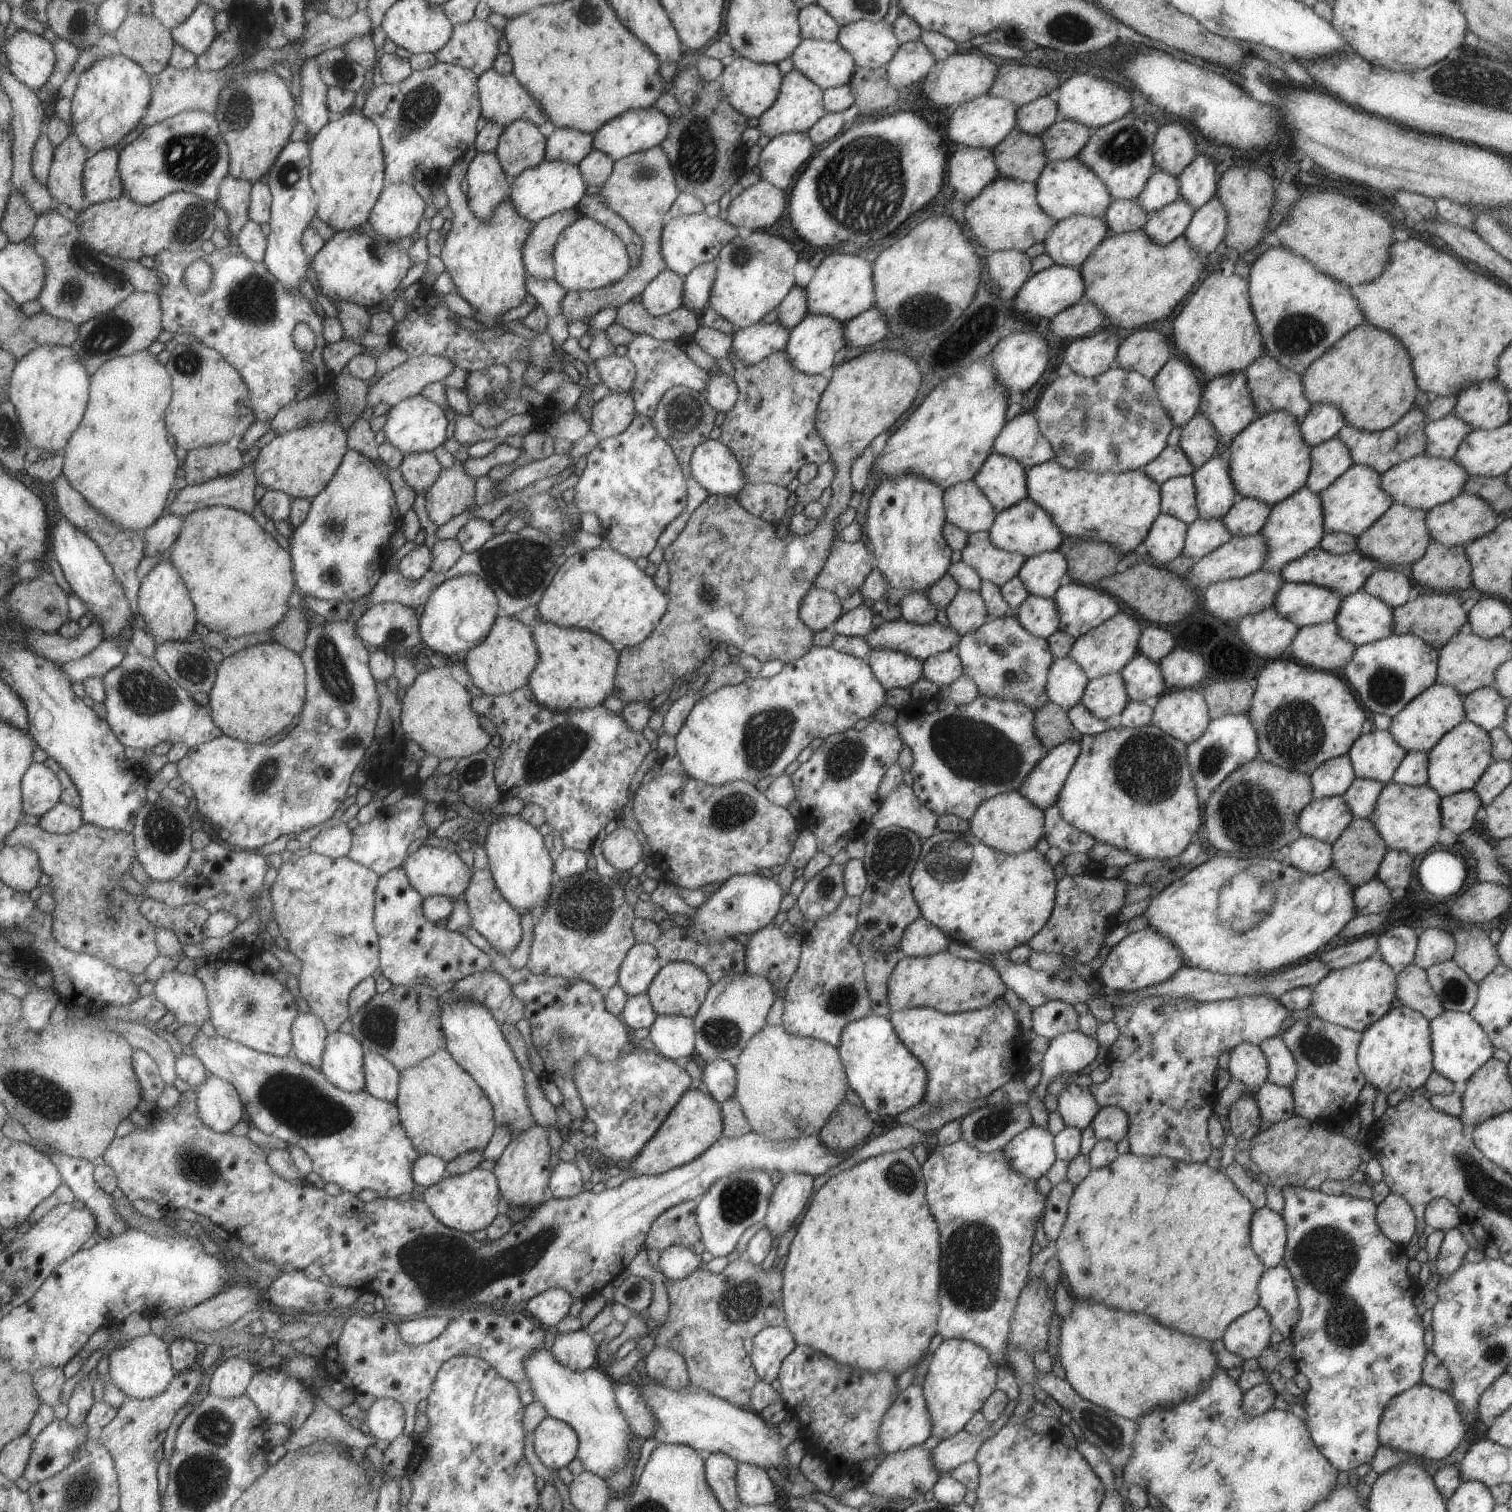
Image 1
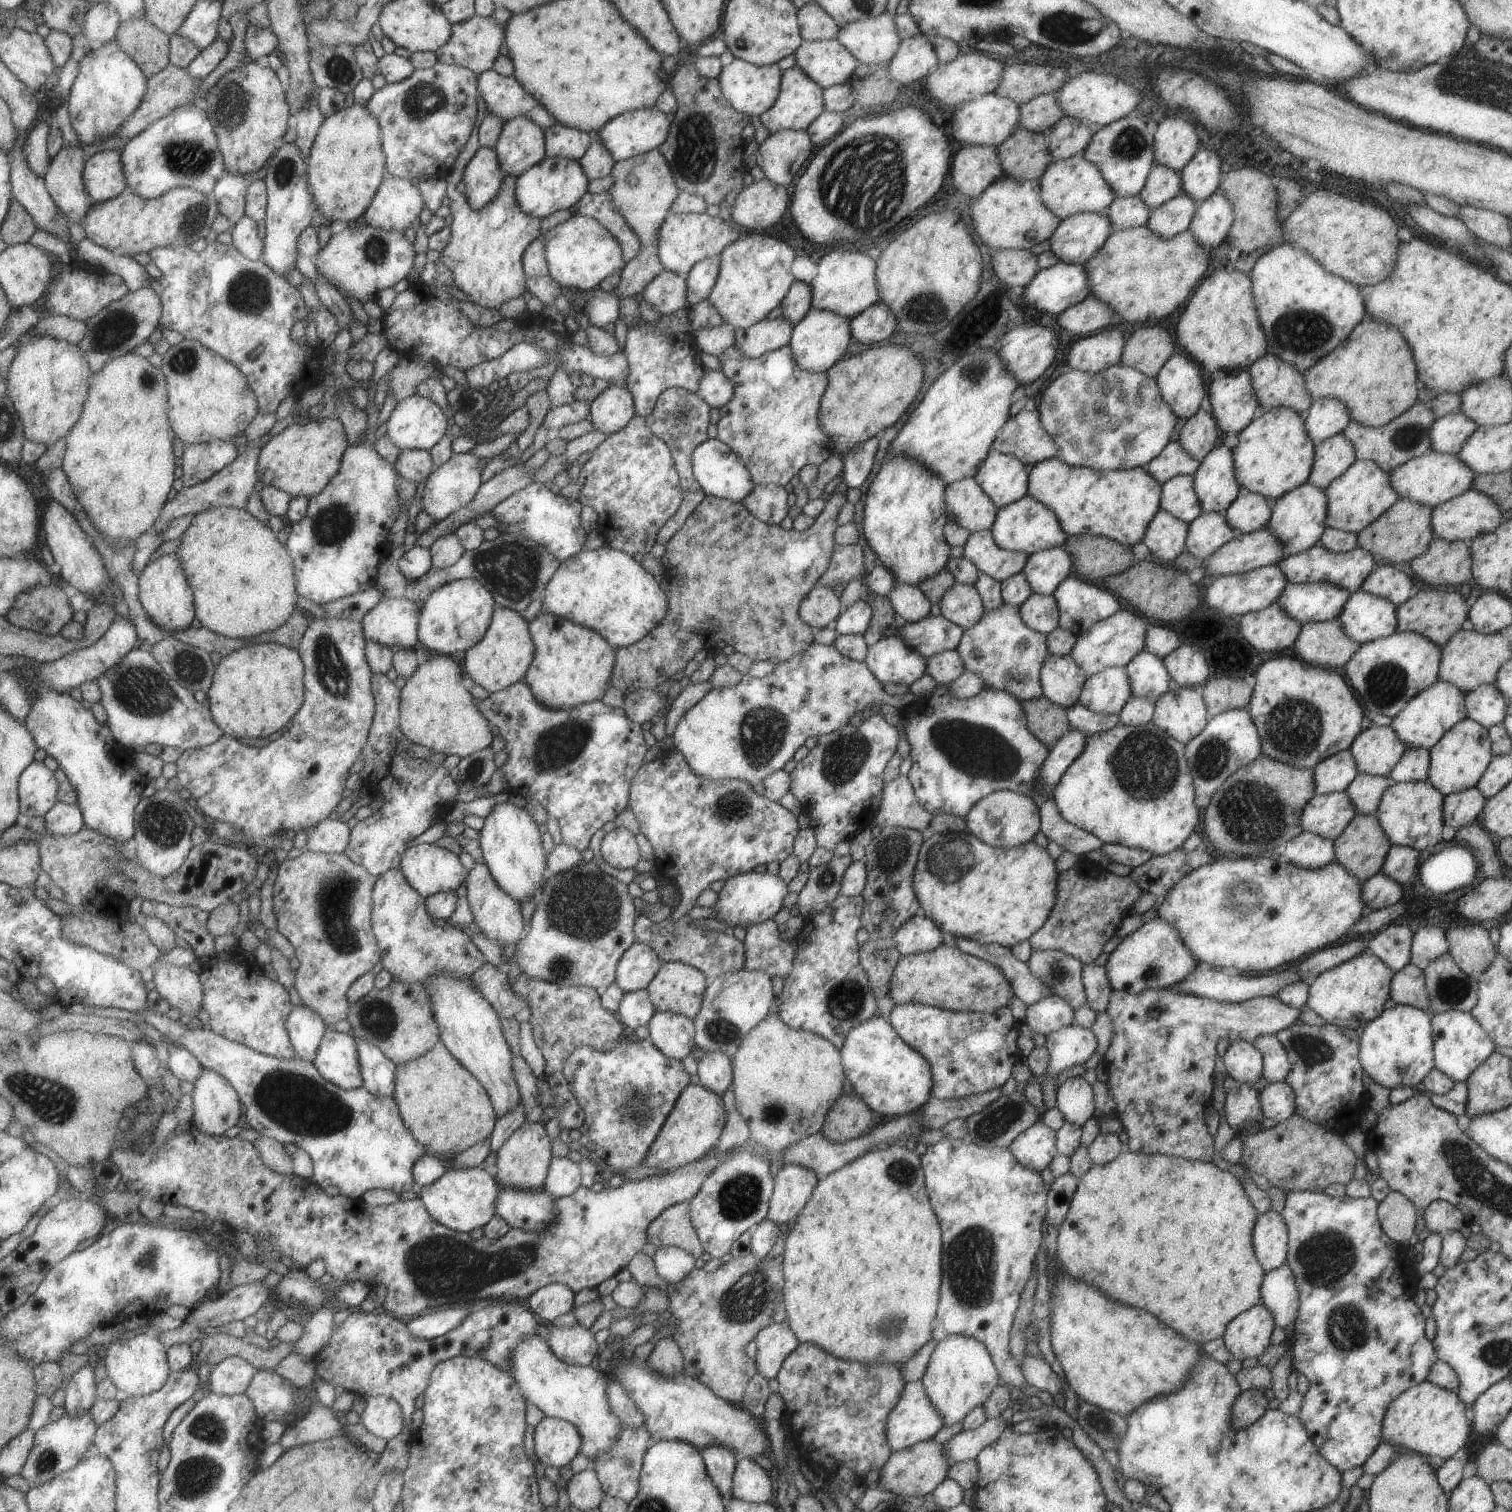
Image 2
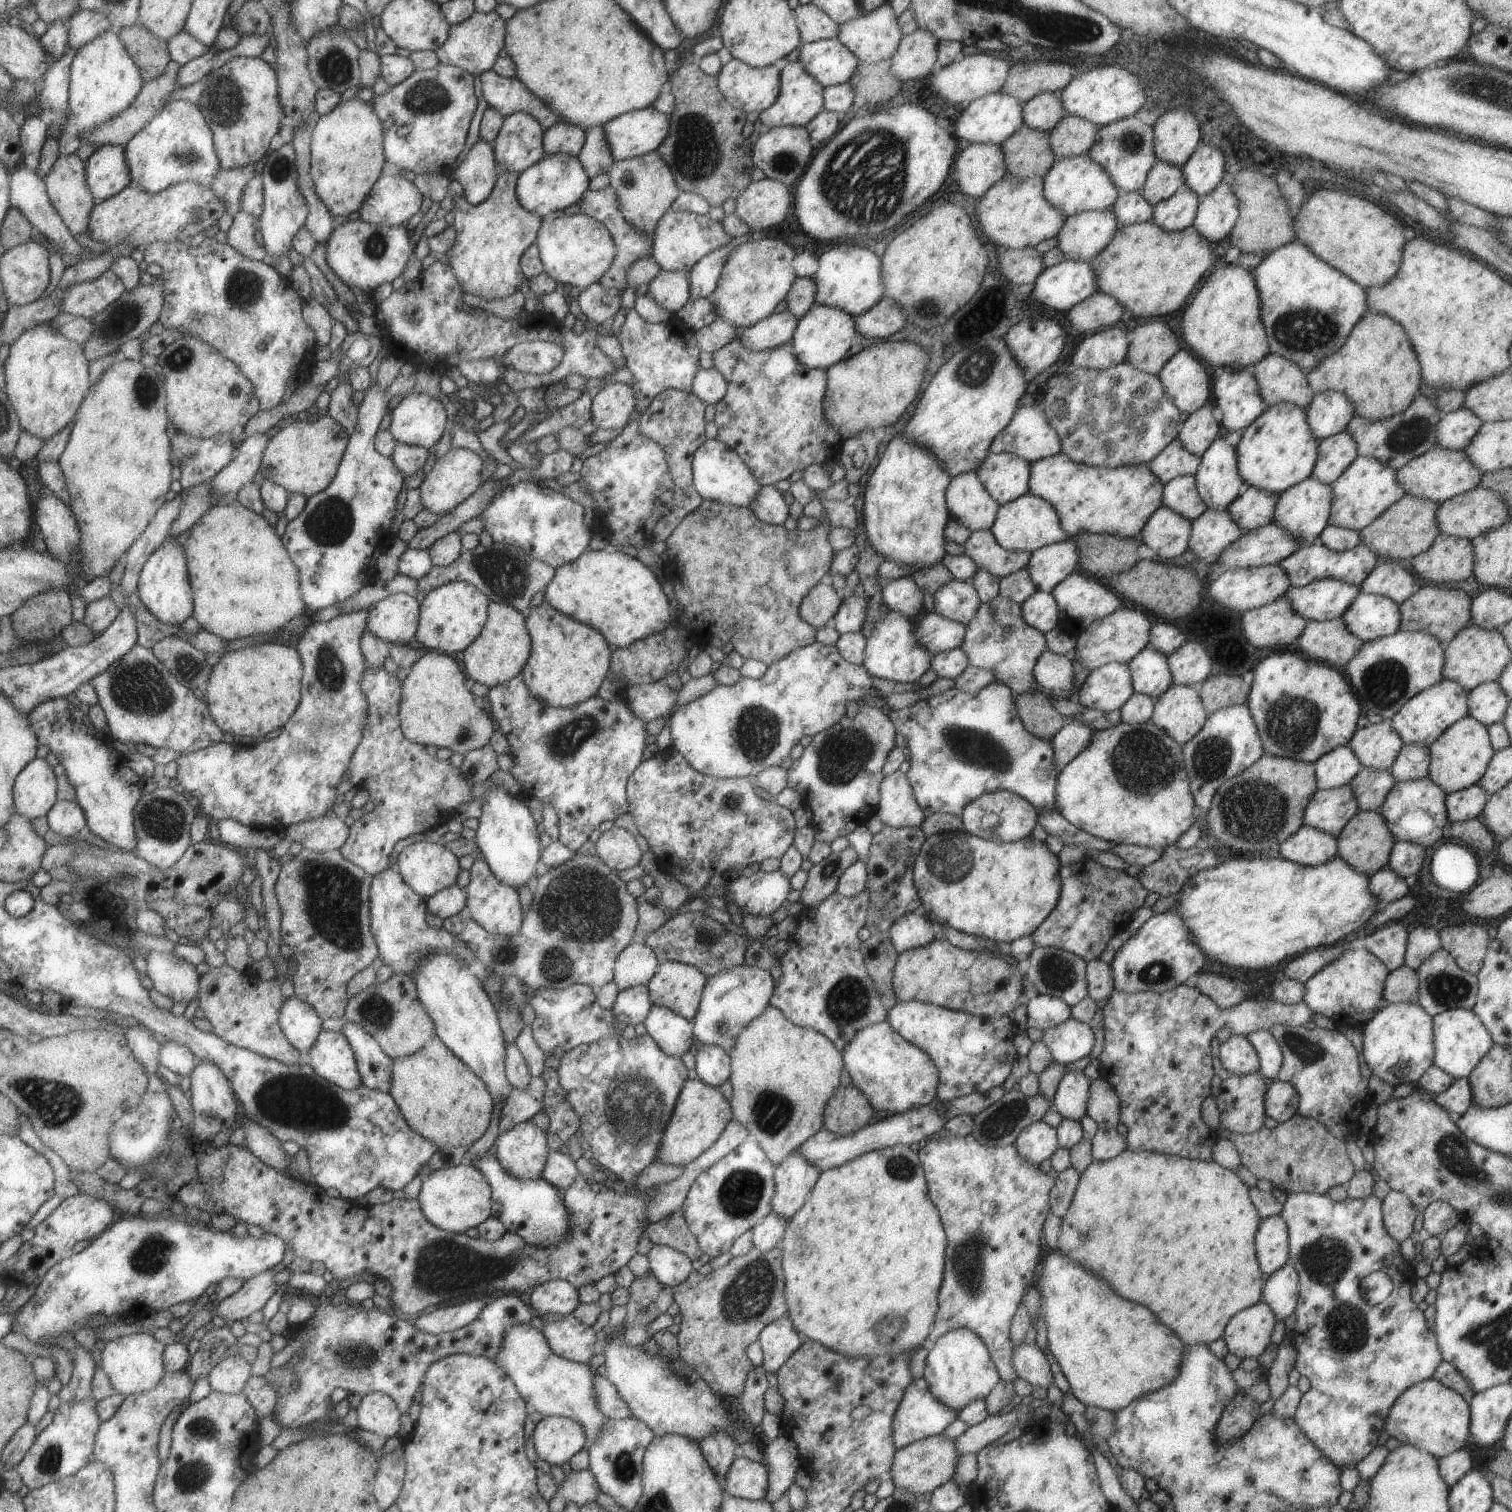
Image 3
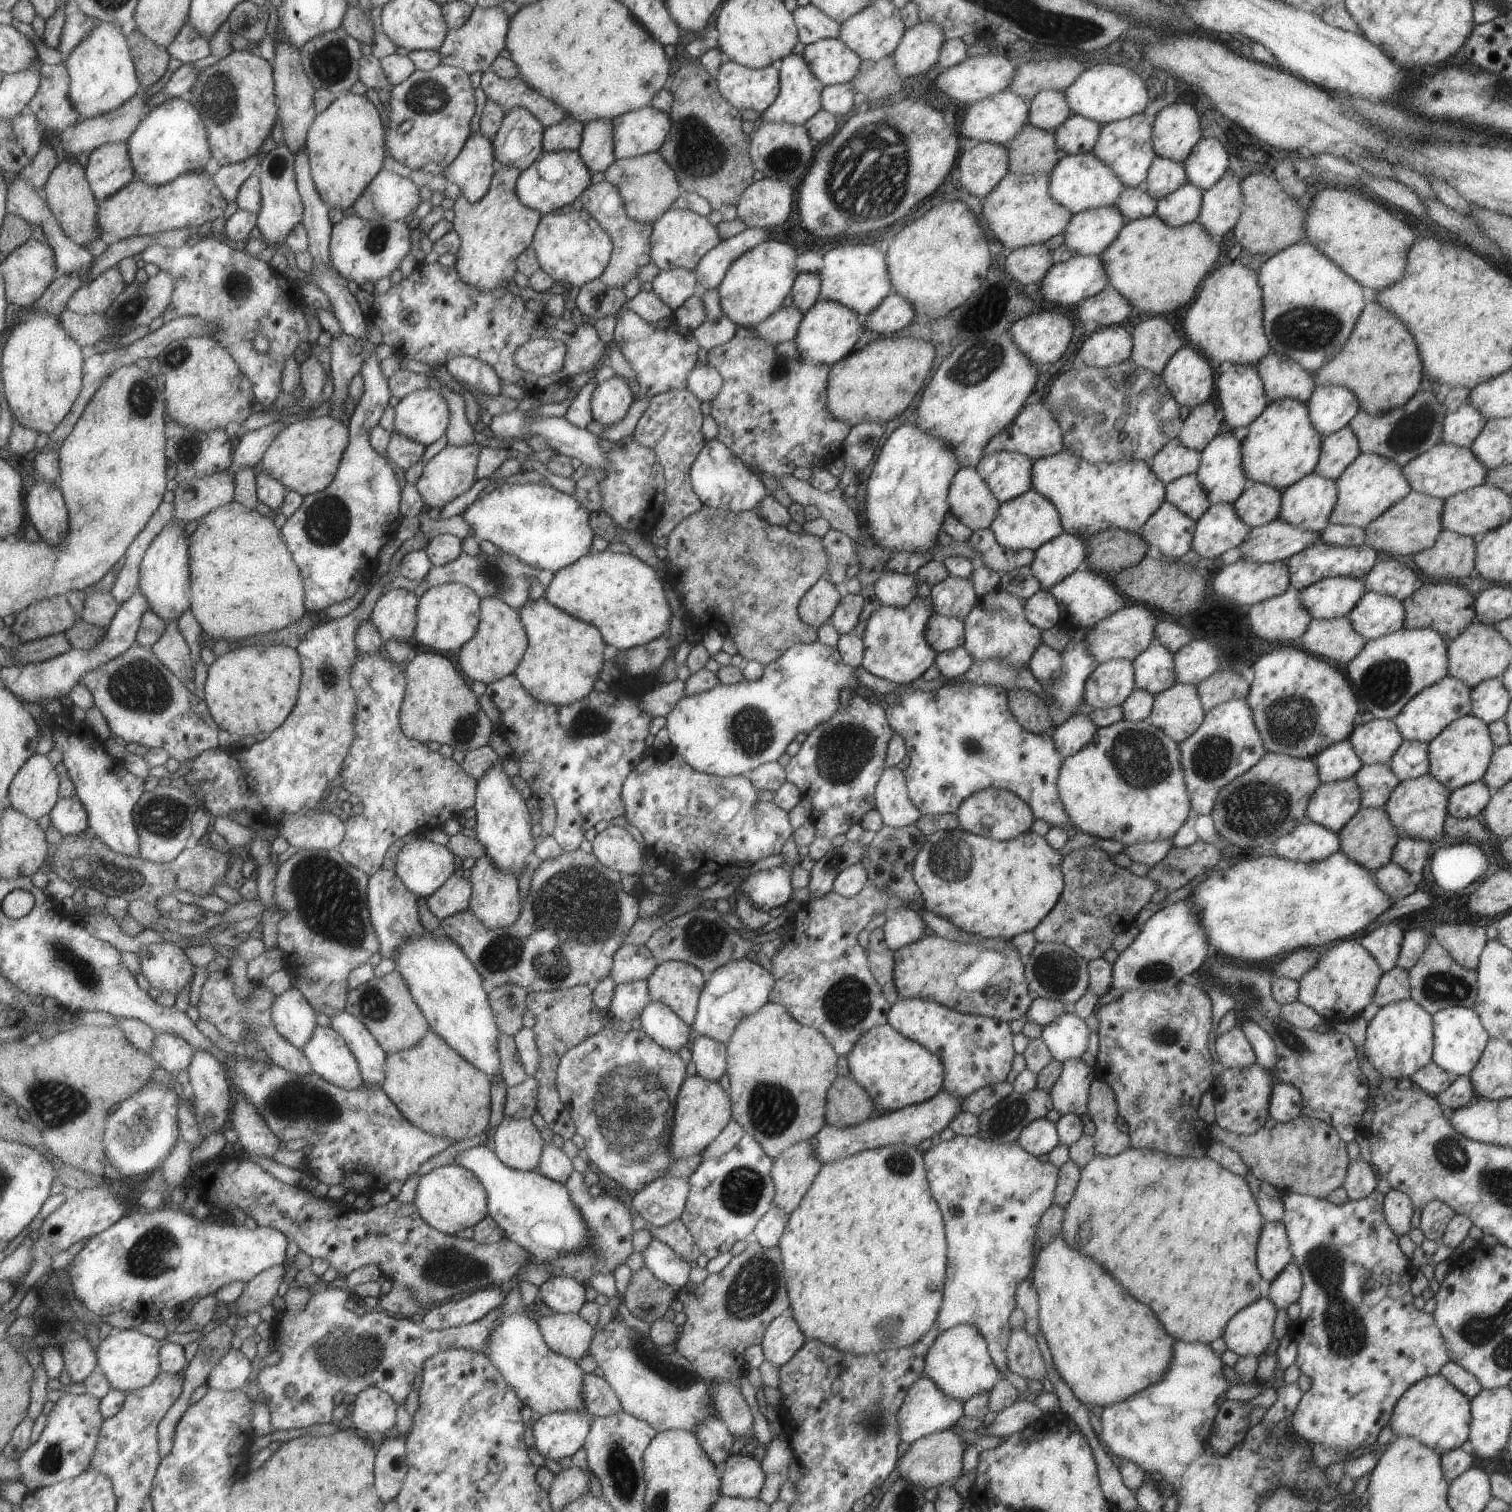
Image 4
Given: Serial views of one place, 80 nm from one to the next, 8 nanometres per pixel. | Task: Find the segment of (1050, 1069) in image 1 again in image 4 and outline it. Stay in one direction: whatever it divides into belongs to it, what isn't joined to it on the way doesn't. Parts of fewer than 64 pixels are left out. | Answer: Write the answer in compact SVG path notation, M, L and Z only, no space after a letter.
M1063 1012L1042 1027L1040 1038L1052 1059L1063 1063L1069 1058L1081 1058L1087 1050L1089 1033L1083 1019L1074 1013Z

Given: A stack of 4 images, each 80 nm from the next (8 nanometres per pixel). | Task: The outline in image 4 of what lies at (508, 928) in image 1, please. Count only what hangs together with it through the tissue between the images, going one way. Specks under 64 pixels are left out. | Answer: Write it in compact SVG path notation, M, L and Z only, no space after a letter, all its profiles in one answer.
M486 855L475 860L475 865L470 870L468 880L471 894L468 910L489 930L511 926L519 916L518 875L499 872L499 868L493 868L491 858Z

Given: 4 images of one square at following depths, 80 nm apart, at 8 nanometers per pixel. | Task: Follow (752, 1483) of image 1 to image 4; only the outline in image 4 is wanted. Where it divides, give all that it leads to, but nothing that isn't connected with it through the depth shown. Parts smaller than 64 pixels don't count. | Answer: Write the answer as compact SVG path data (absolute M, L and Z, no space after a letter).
M739 1453L730 1455L723 1464L719 1494L725 1497L753 1499L759 1495L765 1476L757 1460Z

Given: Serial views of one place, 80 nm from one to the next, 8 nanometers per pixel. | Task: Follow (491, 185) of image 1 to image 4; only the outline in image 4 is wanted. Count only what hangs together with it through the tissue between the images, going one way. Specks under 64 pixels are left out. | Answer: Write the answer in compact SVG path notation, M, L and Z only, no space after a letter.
M479 130L472 133L457 157L443 168L447 184L455 184L469 202L478 202L489 189L493 176L494 153L489 141Z

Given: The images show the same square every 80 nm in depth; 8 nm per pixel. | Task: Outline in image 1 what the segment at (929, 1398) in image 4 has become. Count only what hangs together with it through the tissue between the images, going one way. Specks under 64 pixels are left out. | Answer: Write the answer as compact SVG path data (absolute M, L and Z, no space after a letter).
M912 1382L897 1394L895 1402L887 1408L877 1442L883 1453L893 1453L921 1445L931 1434L931 1418L924 1404L922 1386Z

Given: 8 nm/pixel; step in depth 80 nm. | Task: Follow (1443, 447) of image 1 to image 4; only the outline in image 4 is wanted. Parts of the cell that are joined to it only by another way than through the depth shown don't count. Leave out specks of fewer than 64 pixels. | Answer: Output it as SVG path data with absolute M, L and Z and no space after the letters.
M1469 403L1456 412L1447 413L1441 422L1440 442L1469 448L1486 422L1485 416Z

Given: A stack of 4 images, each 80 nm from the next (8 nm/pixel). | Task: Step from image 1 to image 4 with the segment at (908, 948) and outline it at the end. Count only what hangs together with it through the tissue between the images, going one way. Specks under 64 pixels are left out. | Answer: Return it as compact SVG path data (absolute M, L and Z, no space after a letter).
M903 907L895 909L885 915L885 922L881 924L885 946L895 951L917 942L919 938L925 936L925 927L925 922L921 920L918 911Z

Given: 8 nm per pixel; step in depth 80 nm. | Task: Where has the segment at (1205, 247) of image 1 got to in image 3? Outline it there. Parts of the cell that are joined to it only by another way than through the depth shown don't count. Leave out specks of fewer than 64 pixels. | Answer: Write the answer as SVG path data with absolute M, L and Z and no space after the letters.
M1224 179L1200 199L1192 226L1204 240L1217 243L1229 235L1238 214L1237 198Z

